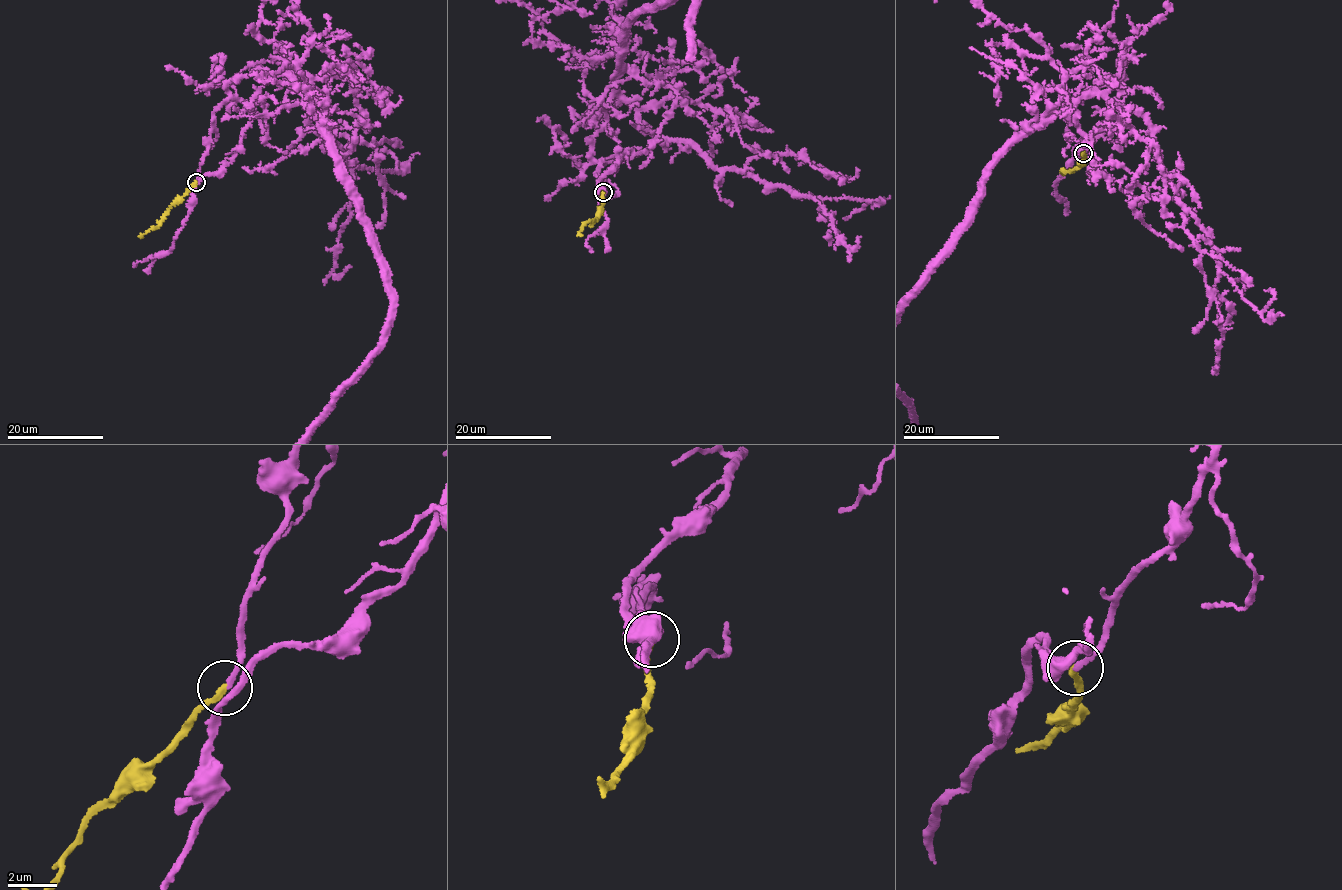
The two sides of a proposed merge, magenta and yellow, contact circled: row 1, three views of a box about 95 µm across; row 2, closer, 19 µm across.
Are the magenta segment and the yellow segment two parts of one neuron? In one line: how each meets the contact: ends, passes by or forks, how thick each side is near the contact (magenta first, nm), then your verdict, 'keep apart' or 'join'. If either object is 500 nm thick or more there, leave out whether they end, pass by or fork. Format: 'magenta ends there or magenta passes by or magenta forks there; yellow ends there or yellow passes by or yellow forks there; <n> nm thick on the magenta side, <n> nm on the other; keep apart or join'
magenta ends there; yellow ends there; 190 nm thick on the magenta side, 240 nm on the other; join

